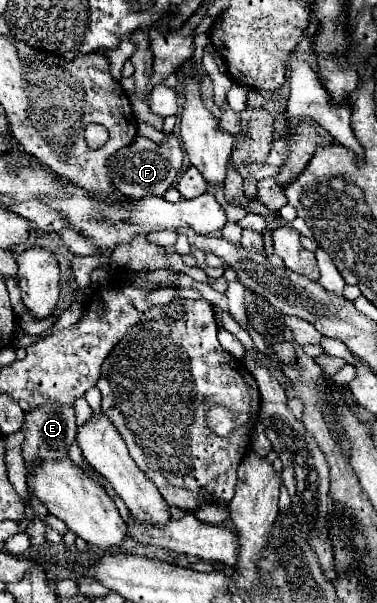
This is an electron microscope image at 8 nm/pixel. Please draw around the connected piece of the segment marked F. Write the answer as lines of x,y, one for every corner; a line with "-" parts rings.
166,135
162,143
154,143
152,139
146,137
136,137
132,145
120,149
116,155
108,159
108,169
110,169
112,183
122,195
138,197
138,199
148,195
162,197
166,189
172,187
178,169
182,167
182,159
184,159
182,143
174,135

